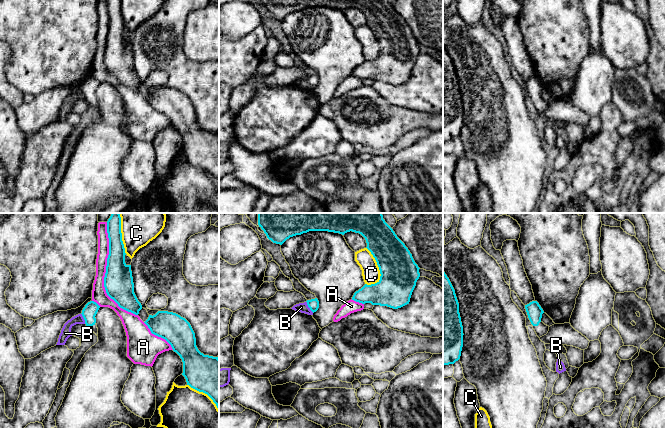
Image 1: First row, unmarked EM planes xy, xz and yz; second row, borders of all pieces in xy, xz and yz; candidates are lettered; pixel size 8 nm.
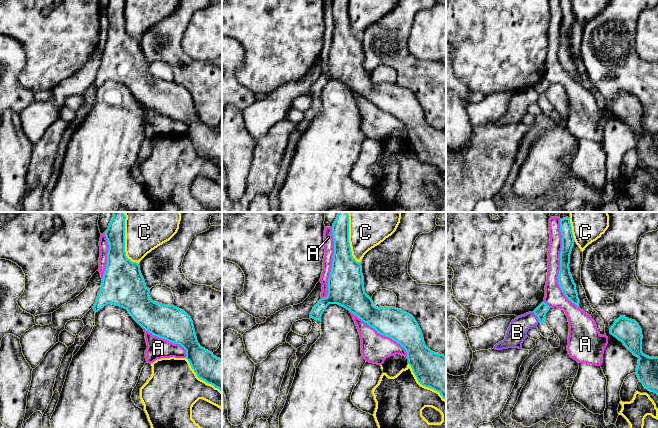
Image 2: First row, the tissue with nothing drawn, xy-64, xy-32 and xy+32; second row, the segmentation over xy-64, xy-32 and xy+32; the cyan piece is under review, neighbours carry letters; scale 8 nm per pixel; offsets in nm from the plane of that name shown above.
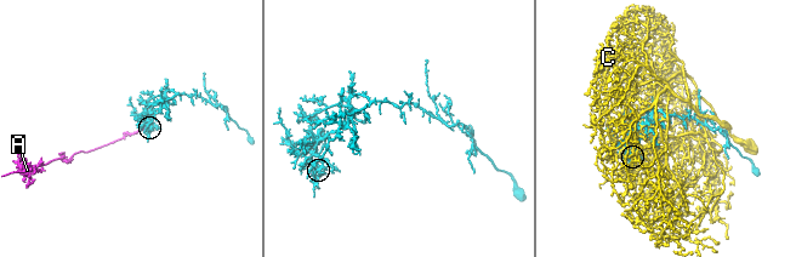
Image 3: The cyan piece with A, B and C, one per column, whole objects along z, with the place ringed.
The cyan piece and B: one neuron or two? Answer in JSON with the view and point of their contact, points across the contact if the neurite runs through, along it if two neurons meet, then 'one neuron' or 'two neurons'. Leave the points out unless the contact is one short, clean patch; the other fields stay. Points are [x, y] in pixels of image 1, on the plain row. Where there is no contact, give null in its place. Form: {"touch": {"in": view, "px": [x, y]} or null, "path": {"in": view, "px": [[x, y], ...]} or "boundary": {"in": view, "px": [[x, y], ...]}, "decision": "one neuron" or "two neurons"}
{"touch": {"in": "xz", "px": [309, 83]}, "boundary": {"in": "xz", "px": [[306, 77], [306, 80], [313, 88]]}, "decision": "two neurons"}

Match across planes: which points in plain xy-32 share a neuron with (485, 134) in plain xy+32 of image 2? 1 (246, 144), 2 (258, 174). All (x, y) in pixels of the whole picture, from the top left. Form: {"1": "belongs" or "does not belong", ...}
{"1": "does not belong", "2": "belongs"}

